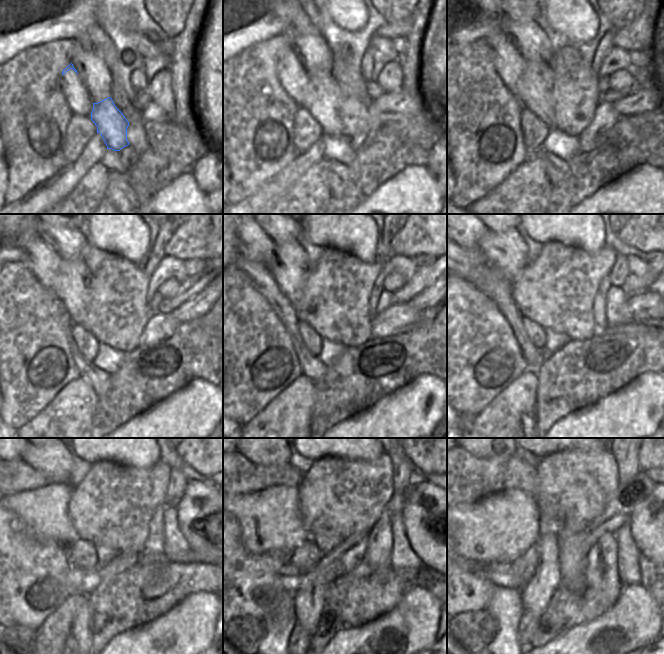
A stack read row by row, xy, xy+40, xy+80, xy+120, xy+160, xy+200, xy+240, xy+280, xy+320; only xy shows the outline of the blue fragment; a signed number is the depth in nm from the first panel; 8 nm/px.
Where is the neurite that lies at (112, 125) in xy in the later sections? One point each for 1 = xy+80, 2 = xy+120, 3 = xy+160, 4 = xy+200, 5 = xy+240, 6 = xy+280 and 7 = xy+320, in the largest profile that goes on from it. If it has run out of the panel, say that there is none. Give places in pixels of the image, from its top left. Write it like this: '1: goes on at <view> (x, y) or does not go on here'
1: goes on at xy+80 (535, 77)
2: goes on at xy+120 (77, 294)
3: goes on at xy+160 (290, 254)
4: goes on at xy+200 (507, 249)
5: goes on at xy+240 (53, 459)
6: goes on at xy+280 (266, 458)
7: goes on at xy+320 (478, 458)

